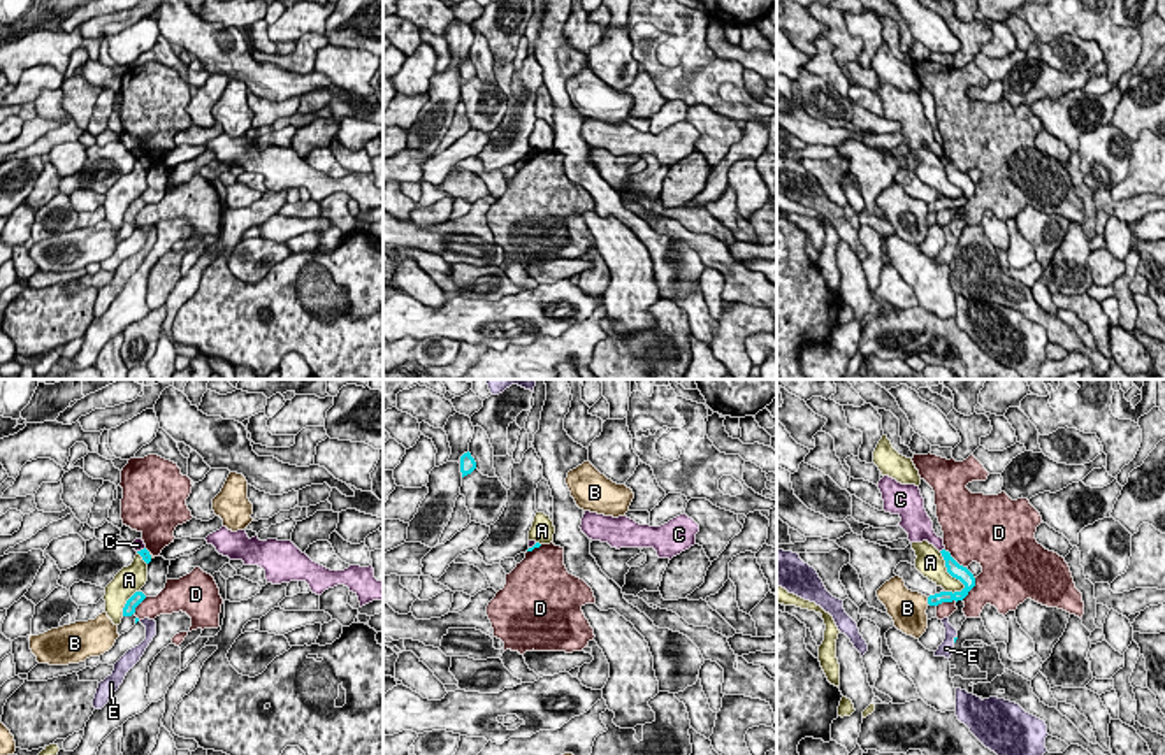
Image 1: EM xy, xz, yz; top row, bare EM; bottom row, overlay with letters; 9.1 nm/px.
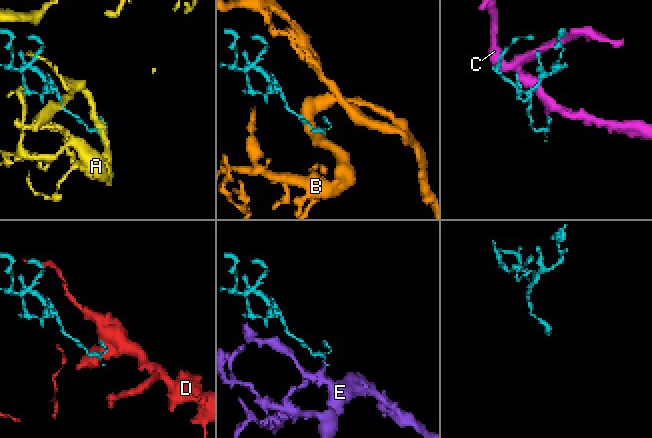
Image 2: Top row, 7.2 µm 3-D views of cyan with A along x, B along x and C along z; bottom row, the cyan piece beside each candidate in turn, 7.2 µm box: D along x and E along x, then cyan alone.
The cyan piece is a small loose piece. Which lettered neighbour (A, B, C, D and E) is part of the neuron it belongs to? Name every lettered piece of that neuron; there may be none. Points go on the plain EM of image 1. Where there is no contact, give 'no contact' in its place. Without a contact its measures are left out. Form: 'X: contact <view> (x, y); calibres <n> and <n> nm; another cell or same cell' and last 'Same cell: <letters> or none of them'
A: contact yz (949, 179); calibres 140 and 260 nm; another cell
B: contact yz (928, 208); calibres 100 and 340 nm; another cell
C: contact yz (942, 157); calibres 140 and 190 nm; another cell
D: contact yz (953, 165); calibres 140 and 460 nm; another cell
E: contact yz (955, 246); calibres 30 and 140 nm; same cell
Same cell: E

